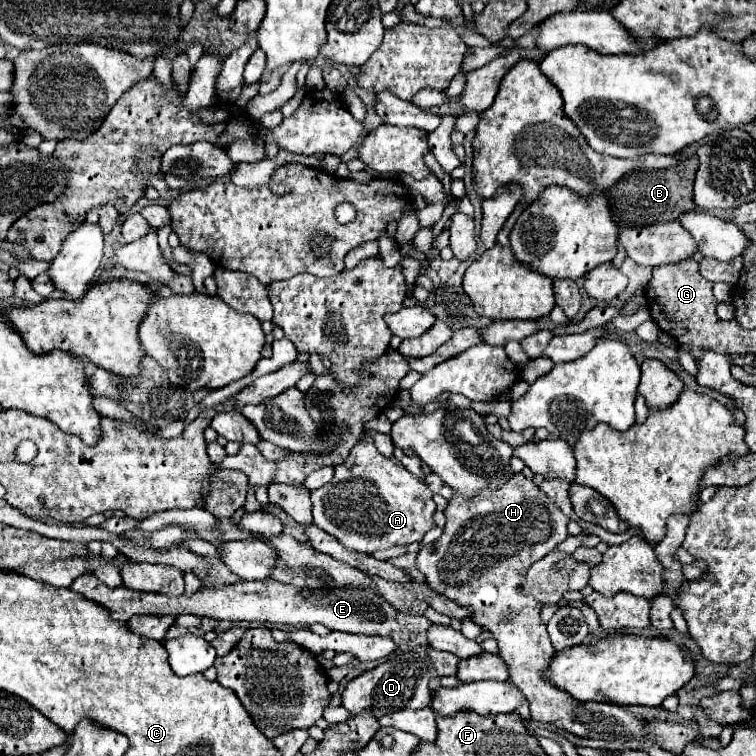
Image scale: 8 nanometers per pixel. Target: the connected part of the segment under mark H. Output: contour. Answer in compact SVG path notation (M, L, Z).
M517 473L499 493L481 493L475 501L453 493L445 517L447 525L443 535L419 551L417 569L425 575L433 591L475 611L473 621L497 639L499 657L509 669L511 683L517 685L529 701L531 717L583 739L607 739L613 735L629 739L649 737L651 731L645 727L643 717L619 705L583 705L541 677L555 649L539 617L543 605L533 601L533 597L523 597L523 593L519 593L519 581L523 581L523 573L527 573L535 561L551 553L567 537L569 519L555 501L547 499L531 479Z

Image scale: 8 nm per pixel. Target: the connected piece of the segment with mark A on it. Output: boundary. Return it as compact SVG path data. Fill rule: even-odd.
M367 437L357 443L343 465L335 467L335 477L311 491L313 519L319 529L333 535L343 547L373 553L395 545L421 541L435 527L435 501L431 489L411 475L399 459L383 457Z

